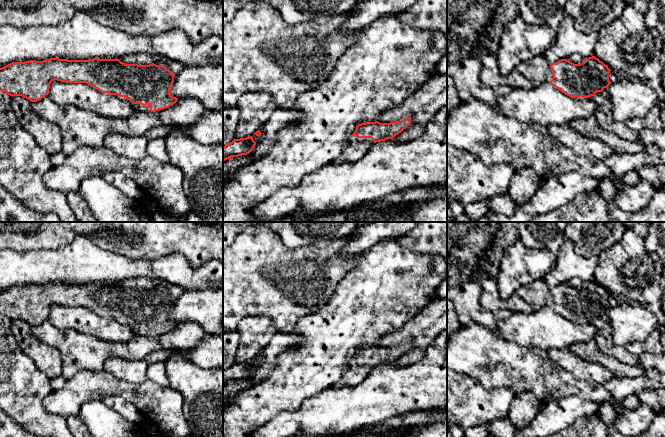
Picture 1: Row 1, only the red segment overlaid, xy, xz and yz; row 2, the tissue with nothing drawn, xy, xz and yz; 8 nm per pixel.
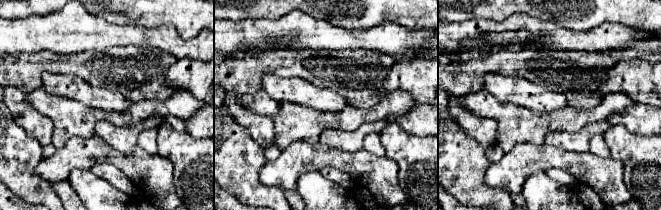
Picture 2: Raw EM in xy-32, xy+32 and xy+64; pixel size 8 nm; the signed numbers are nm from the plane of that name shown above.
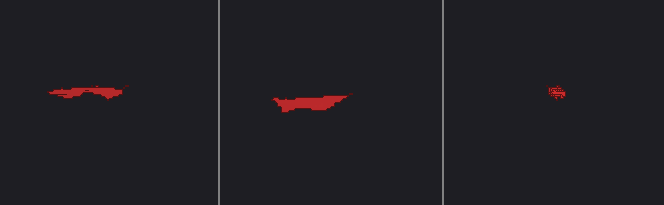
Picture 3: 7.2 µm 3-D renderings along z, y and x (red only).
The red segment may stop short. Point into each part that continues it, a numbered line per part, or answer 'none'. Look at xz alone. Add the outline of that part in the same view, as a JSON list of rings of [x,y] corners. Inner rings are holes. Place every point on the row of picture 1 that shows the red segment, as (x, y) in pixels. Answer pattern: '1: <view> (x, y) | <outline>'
1: xz (356, 148) | [[[351,136],[345,149],[340,156],[334,160],[334,163],[356,162],[361,159],[374,145],[371,138],[358,138]]]

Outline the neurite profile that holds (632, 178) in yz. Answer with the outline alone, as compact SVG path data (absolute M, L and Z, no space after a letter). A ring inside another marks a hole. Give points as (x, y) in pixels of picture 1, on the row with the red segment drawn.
M635 170L628 172L622 180L622 182L628 186L635 186L635 185L639 184L640 181L641 181L641 179L638 175L638 172Z

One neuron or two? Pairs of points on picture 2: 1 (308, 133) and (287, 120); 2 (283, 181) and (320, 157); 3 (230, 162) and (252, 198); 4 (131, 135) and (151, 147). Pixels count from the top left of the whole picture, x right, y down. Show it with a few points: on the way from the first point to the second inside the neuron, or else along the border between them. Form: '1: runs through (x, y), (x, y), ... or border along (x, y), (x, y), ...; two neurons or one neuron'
1: runs through (303, 128), (297, 122), (292, 122); one neuron
2: runs through (292, 172), (307, 157), (311, 157); one neuron
3: runs through (237, 171), (249, 189); one neuron
4: border along (157, 128), (145, 128), (139, 134), (136, 144); two neurons

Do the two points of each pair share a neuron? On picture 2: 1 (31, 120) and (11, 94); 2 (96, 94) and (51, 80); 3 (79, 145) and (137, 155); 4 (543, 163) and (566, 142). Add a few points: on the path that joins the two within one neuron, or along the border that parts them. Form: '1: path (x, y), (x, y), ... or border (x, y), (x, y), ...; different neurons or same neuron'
1: path (25, 114), (18, 106), (16, 100); same neuron
2: path (85, 93), (68, 84), (62, 84); same neuron
3: path (93, 151), (108, 154), (117, 159), (123, 159); same neuron
4: border (545, 143), (565, 151), (581, 152); different neurons

